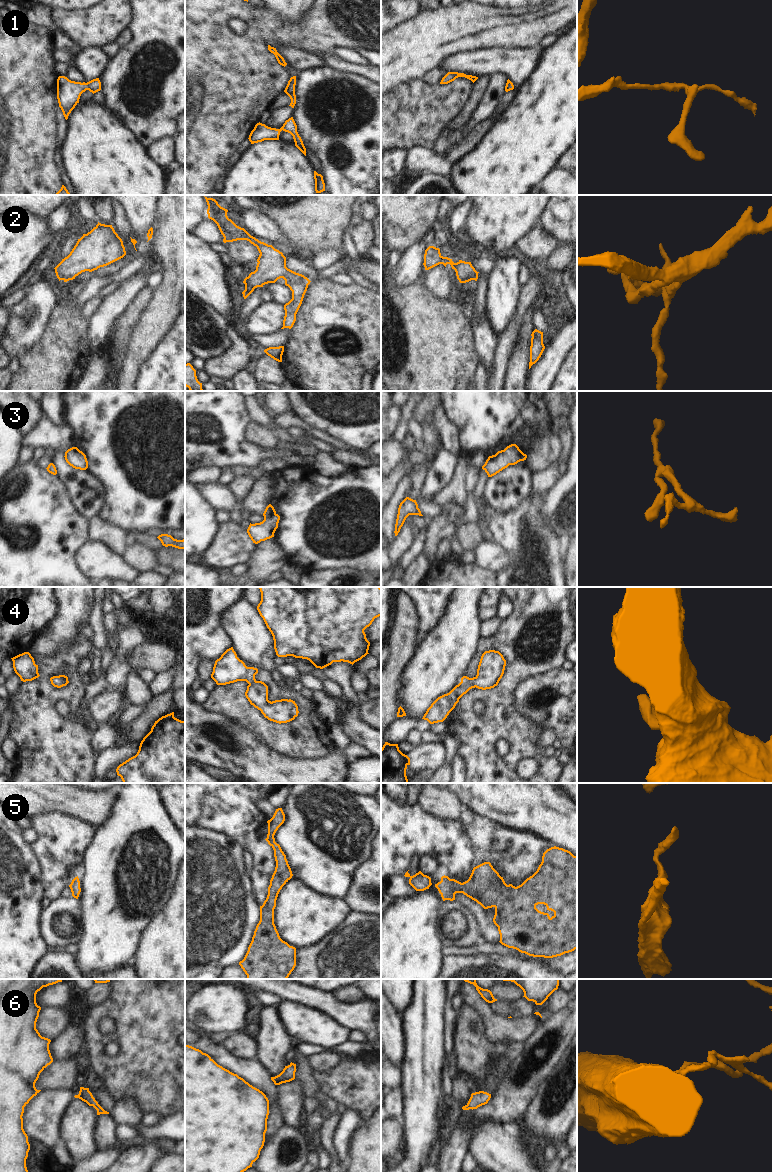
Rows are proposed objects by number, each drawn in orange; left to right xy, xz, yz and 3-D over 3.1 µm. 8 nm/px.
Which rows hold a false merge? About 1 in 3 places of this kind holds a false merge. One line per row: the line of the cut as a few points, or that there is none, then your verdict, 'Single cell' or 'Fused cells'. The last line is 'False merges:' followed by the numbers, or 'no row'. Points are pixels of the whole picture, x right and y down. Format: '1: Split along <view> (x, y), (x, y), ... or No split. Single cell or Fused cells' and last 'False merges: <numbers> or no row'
1: No split. Single cell
2: No split. Single cell
3: No split. Single cell
4: No split. Single cell
5: No split. Single cell
6: No split. Single cell
False merges: no row.

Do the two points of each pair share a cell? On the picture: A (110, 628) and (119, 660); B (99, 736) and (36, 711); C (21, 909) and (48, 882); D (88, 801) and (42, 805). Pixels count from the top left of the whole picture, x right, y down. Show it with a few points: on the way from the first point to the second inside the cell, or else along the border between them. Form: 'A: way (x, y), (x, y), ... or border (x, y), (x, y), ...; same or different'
A: border (117, 643), (115, 654), (105, 671); different
B: border (94, 729), (91, 735), (90, 746), (97, 753); different
C: border (37, 865), (41, 895), (43, 897); different
D: way (77, 801), (53, 801); same

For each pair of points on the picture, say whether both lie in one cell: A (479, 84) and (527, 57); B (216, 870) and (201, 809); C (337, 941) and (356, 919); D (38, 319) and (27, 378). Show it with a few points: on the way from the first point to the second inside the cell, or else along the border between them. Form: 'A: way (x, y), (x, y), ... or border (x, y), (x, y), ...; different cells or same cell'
A: border (491, 76), (480, 76), (478, 78); different cells
B: border (195, 827), (216, 831), (228, 838); different cells
C: way (342, 936), (354, 924); same cell
D: border (46, 326), (40, 339), (21, 356); different cells

